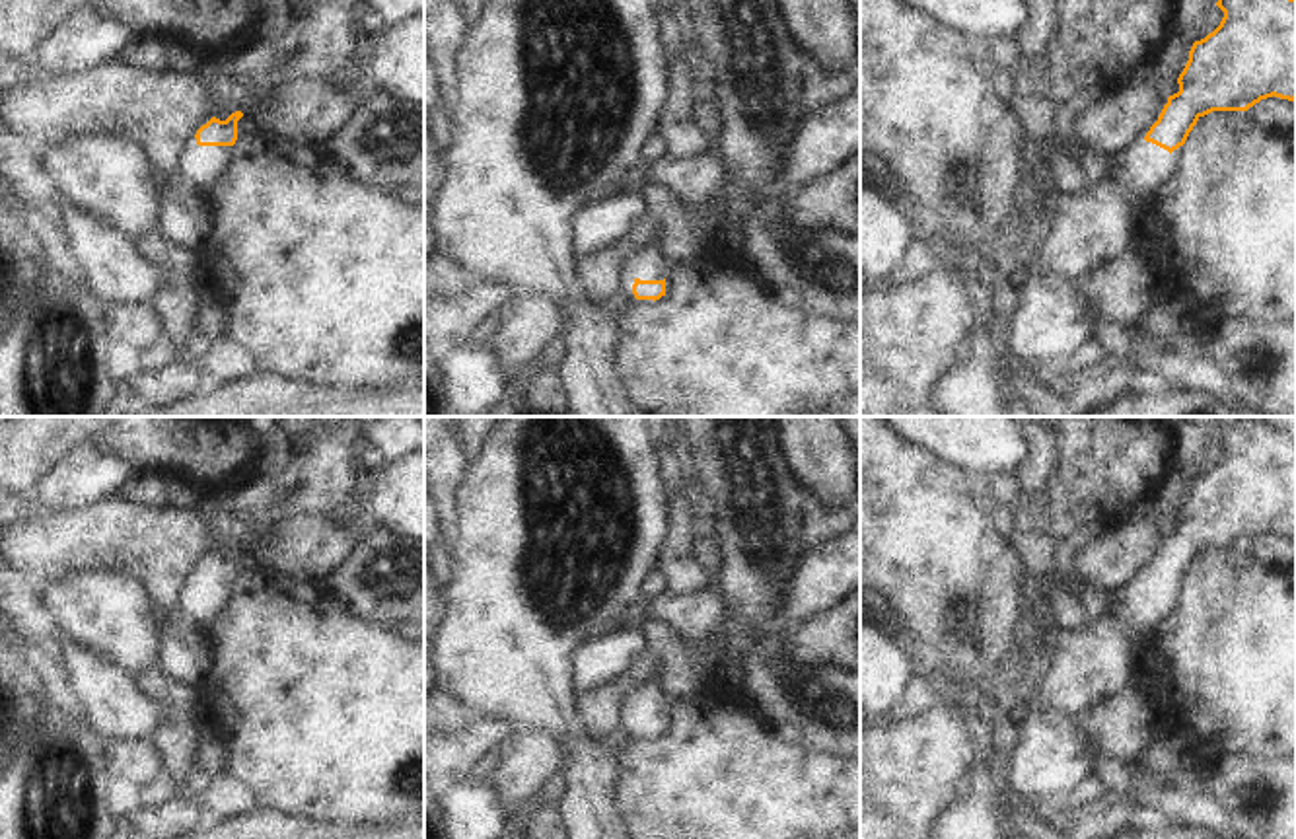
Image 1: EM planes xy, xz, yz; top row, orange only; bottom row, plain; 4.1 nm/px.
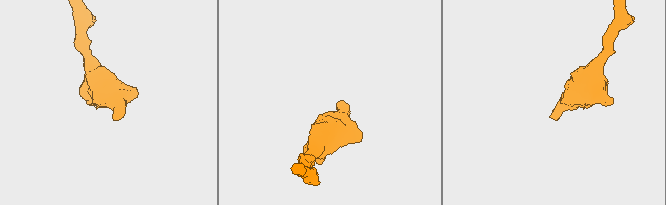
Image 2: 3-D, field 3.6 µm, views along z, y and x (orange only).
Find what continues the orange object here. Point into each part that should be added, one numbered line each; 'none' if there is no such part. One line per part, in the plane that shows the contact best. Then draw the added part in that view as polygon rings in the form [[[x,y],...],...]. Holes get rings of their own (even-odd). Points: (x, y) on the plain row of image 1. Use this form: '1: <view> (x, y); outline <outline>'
1: xy (207, 602); outline [[[197,582],[187,600],[187,613],[204,629],[210,627],[230,603],[230,582]]]

